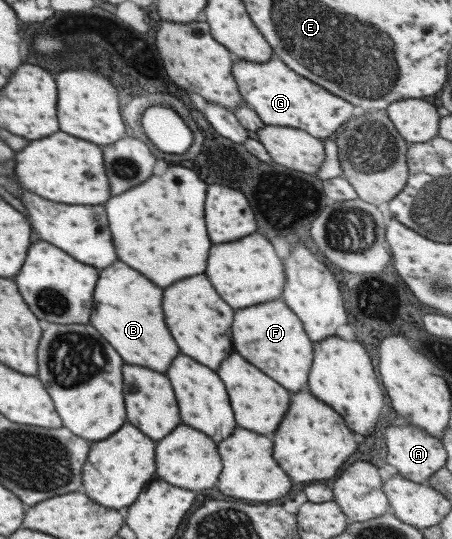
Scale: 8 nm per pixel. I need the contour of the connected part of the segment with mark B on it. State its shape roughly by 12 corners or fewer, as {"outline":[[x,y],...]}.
{"outline":[[98,271],[90,326],[126,364],[164,374],[178,348],[162,290]]}

